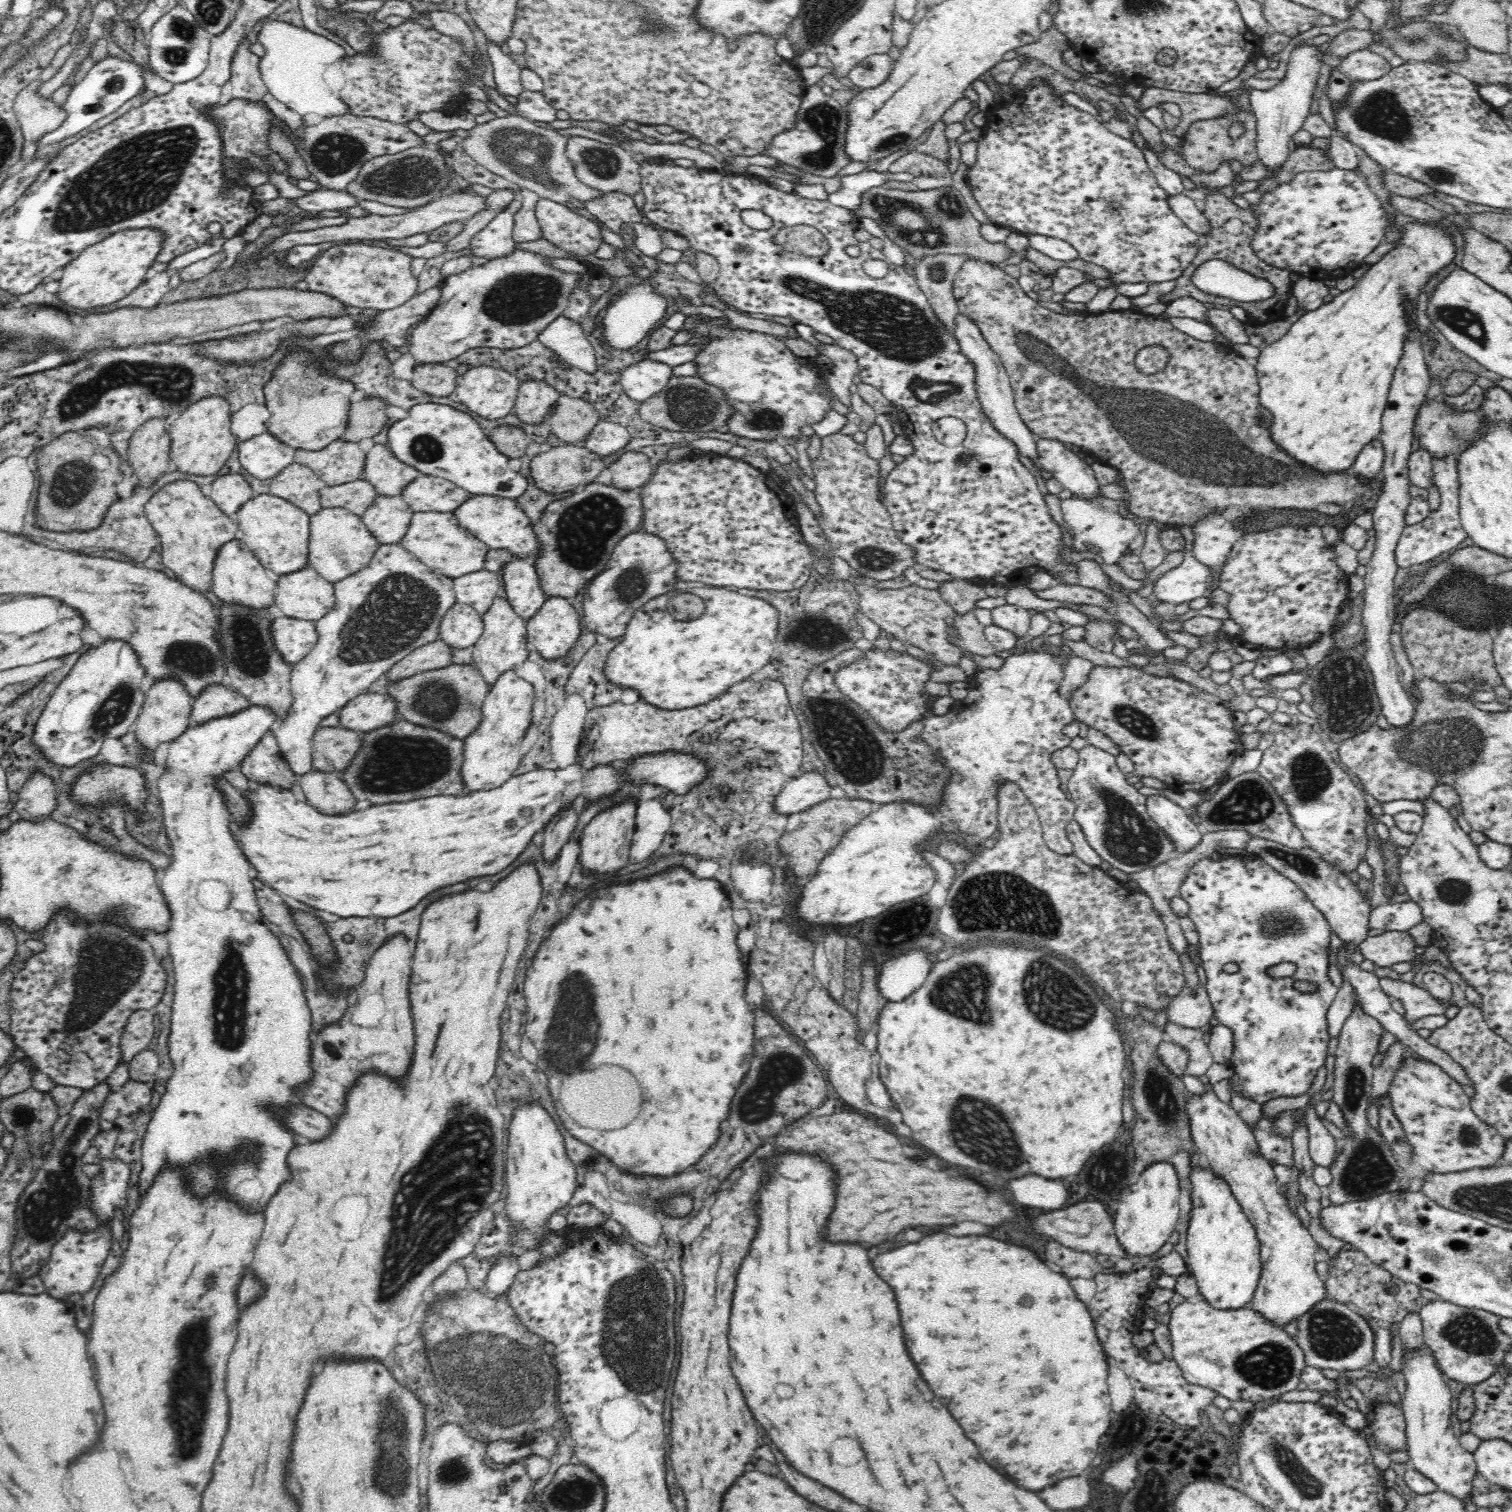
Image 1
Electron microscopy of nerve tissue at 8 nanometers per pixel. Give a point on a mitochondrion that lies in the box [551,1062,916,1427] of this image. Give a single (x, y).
(638, 1332)

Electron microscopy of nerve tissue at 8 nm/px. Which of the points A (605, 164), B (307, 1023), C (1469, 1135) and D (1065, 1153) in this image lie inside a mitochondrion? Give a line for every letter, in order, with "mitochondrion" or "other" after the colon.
A: mitochondrion
B: other
C: mitochondrion
D: other

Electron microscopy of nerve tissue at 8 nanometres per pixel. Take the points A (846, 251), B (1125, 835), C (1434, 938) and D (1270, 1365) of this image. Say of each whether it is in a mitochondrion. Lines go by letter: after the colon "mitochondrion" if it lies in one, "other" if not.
A: other
B: mitochondrion
C: other
D: mitochondrion

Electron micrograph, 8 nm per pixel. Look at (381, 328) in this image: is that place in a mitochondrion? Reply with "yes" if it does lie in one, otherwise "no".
no

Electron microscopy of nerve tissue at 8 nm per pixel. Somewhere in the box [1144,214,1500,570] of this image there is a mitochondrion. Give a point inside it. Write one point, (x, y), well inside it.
(1461, 319)

